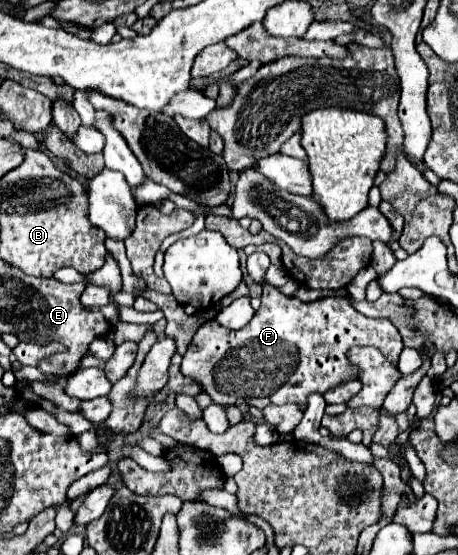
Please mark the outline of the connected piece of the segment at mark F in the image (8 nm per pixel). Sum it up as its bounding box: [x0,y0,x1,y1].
[182,285,402,409]

